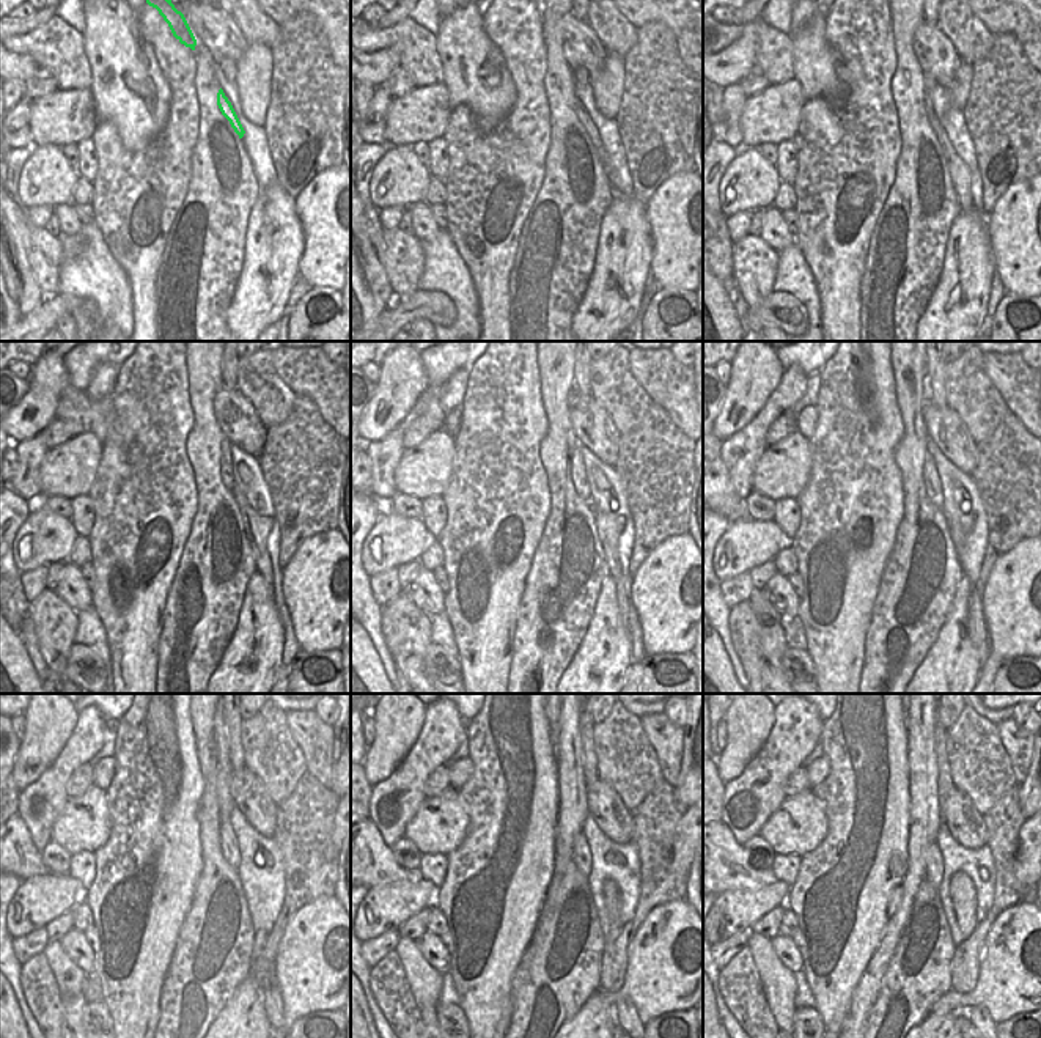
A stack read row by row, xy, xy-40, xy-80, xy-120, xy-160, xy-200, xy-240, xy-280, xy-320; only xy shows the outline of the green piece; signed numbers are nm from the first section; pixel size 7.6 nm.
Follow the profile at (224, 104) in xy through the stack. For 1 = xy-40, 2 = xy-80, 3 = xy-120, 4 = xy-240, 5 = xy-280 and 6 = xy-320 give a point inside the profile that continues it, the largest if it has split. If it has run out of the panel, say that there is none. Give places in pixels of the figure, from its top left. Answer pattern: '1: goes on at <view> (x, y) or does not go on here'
1: goes on at xy-40 (581, 112)
2: goes on at xy-80 (960, 173)
3: goes on at xy-120 (257, 527)
4: goes on at xy-240 (263, 972)
5: goes on at xy-280 (626, 1013)
6: goes on at xy-320 (975, 1013)

